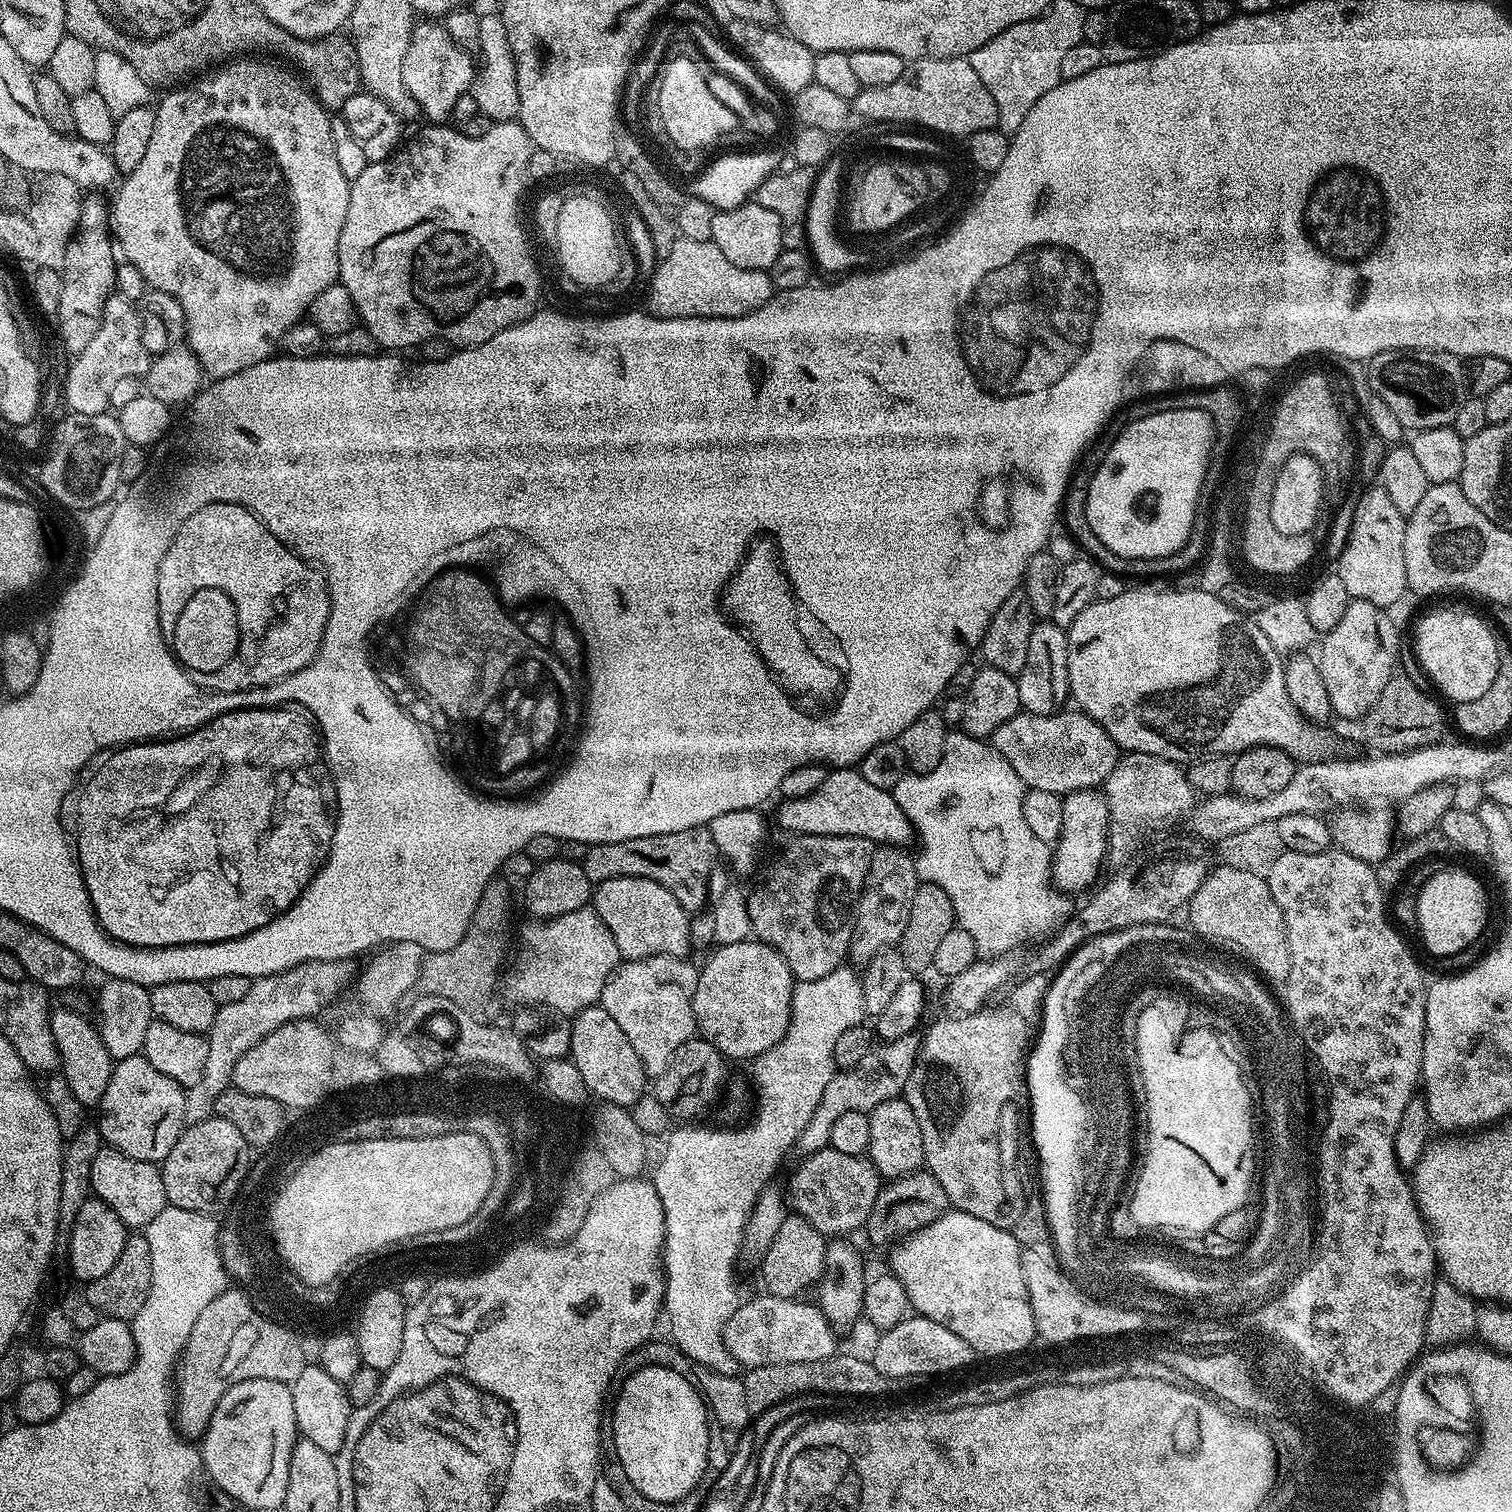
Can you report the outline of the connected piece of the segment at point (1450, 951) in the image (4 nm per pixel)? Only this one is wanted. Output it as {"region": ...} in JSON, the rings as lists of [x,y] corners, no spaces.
{"region":[[[1436,872],[1418,892],[1418,933],[1436,956],[1456,956],[1464,952],[1484,932],[1488,920],[1488,900],[1476,876],[1468,872]]]}

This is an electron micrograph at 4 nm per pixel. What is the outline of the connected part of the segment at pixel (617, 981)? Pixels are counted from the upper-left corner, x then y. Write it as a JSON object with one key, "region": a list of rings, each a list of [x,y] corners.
{"region":[[[659,955],[621,963],[606,982],[600,995],[599,1007],[605,1008],[614,1017],[614,1022],[618,1022],[622,1034],[626,1034],[626,1039],[630,1041],[630,1046],[634,1046],[634,1054],[638,1054],[638,1062],[642,1062],[645,1077],[660,1076],[662,1070],[670,1066],[670,1058],[674,1058],[678,1046],[682,1046],[697,1035],[692,999],[698,986],[700,973],[697,965],[692,965],[690,961],[691,959],[683,956]]]}

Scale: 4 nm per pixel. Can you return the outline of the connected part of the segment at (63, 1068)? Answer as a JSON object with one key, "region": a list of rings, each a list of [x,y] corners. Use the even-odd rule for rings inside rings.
{"region":[[[60,1008],[51,1013],[52,1033],[56,1049],[60,1055],[59,1071],[70,1082],[70,1090],[74,1090],[74,1098],[85,1106],[99,1105],[106,1094],[106,1086],[110,1086],[110,1074],[114,1061],[110,1050],[106,1050],[106,1042],[102,1042],[99,1027],[92,1024],[80,1012],[72,1008]]]}

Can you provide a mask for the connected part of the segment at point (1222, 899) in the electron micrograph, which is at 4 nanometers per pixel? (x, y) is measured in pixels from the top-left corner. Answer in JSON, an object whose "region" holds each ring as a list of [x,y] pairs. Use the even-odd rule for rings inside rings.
{"region":[[[1231,866],[1216,867],[1209,873],[1194,894],[1194,898],[1186,906],[1190,928],[1201,941],[1217,949],[1230,942],[1231,947],[1237,947],[1243,958],[1253,963],[1255,971],[1265,981],[1279,982],[1290,974],[1290,946],[1286,938],[1286,926],[1282,918],[1282,910],[1278,910],[1278,902],[1274,902],[1274,894],[1270,894],[1270,886],[1265,877],[1258,874],[1246,874],[1246,870],[1238,870]]]}

